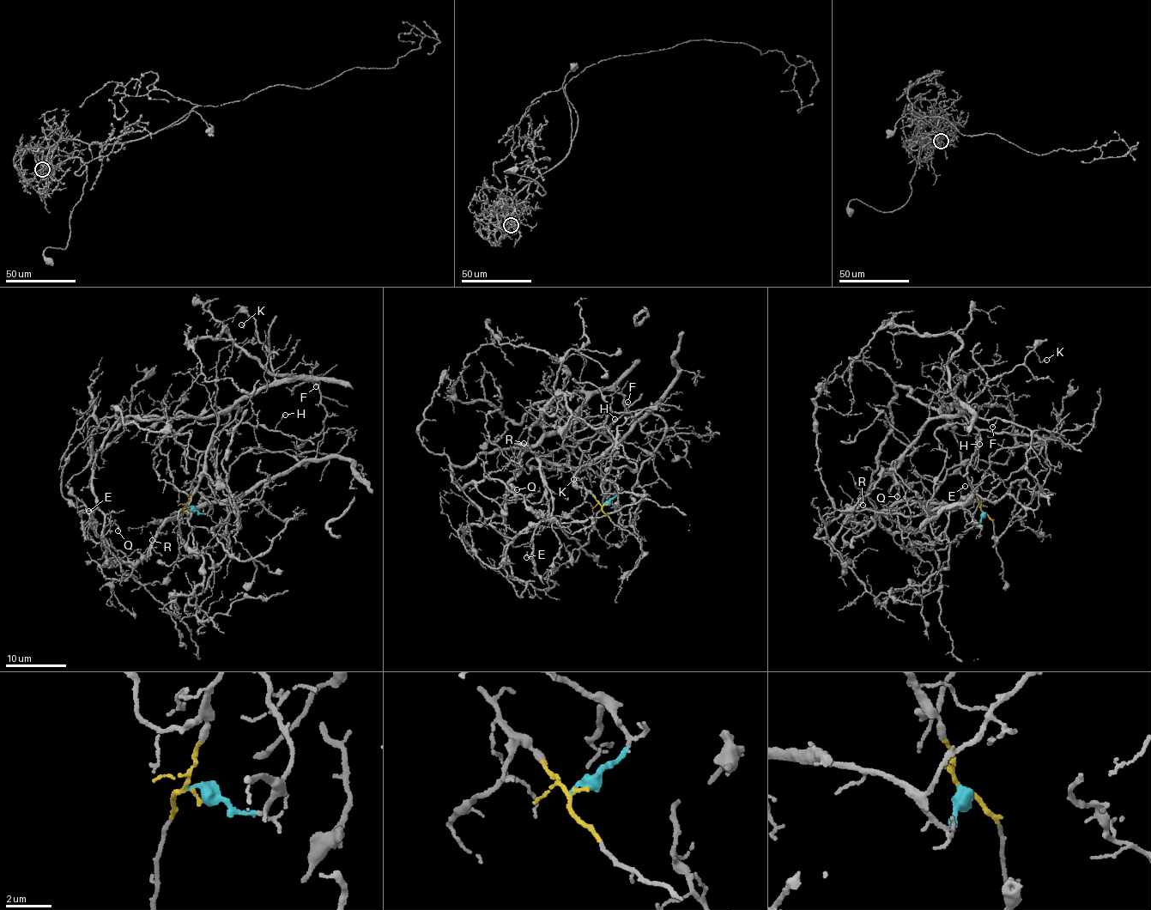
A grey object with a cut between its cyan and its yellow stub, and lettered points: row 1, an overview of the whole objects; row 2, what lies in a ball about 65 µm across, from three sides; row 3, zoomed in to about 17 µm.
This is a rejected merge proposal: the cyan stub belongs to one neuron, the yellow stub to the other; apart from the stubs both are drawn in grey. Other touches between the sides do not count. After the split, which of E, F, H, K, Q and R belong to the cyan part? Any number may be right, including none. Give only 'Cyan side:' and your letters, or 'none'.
Cyan side: E, Q, R

